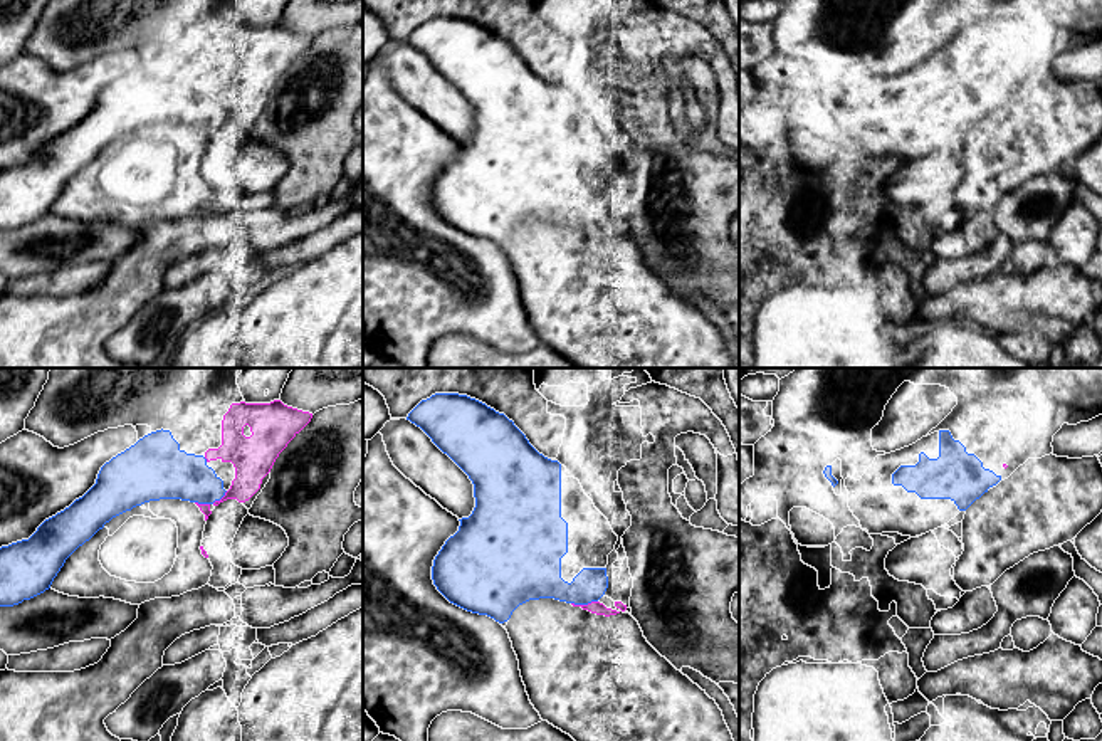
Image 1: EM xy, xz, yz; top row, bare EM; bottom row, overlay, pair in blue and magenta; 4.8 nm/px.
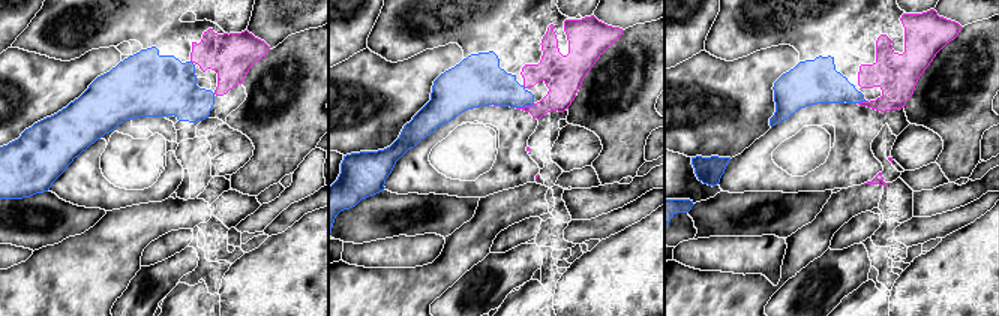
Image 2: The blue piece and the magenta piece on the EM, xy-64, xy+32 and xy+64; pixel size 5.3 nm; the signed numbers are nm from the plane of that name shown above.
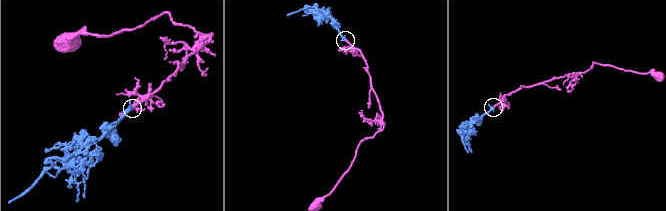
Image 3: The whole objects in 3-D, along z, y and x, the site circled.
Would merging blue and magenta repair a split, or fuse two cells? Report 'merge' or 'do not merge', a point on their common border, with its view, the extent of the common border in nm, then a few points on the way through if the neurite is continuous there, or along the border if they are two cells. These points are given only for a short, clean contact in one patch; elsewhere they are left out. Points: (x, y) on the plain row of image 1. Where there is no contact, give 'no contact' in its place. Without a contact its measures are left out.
merge; contact xz (583, 227); length 130 nm

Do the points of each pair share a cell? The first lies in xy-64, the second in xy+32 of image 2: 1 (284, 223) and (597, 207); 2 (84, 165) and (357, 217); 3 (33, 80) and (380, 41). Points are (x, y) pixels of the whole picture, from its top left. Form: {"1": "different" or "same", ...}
{"1": "different", "2": "different", "3": "different"}

